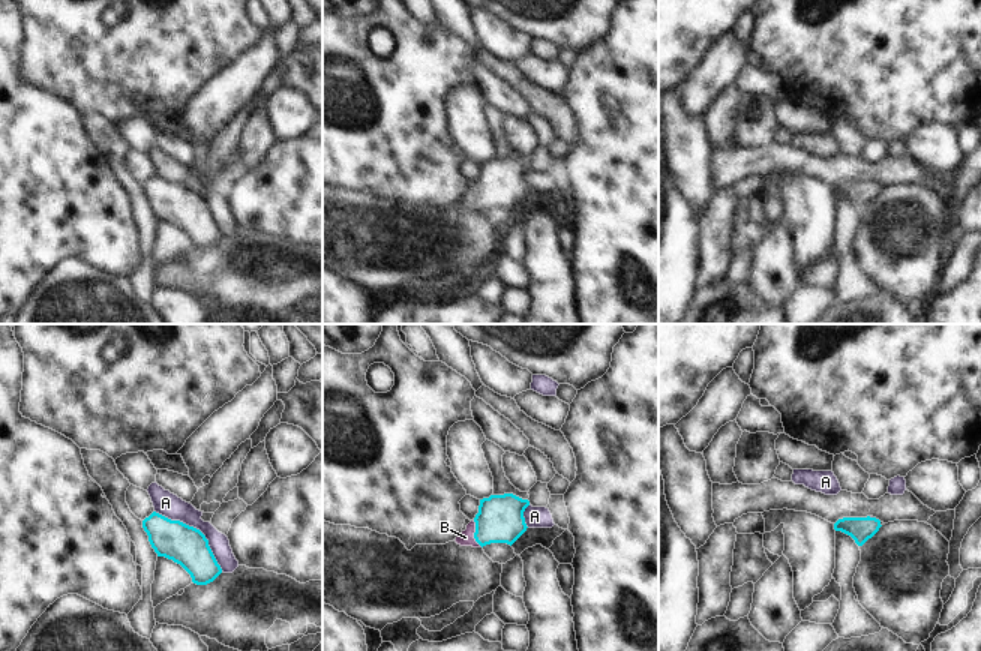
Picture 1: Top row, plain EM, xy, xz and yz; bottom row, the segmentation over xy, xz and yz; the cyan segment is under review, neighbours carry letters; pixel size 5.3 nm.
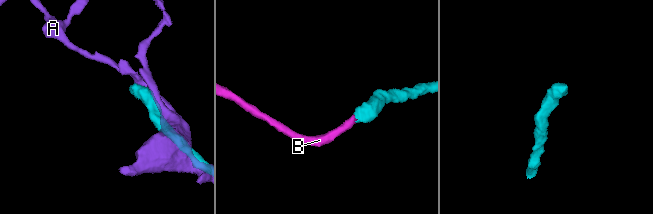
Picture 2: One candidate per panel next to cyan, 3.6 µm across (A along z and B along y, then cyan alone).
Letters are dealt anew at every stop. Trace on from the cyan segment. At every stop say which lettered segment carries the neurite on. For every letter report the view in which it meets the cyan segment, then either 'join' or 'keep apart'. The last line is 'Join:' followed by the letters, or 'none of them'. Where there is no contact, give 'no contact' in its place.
A: xy | keep apart
B: xz | join
Join: B

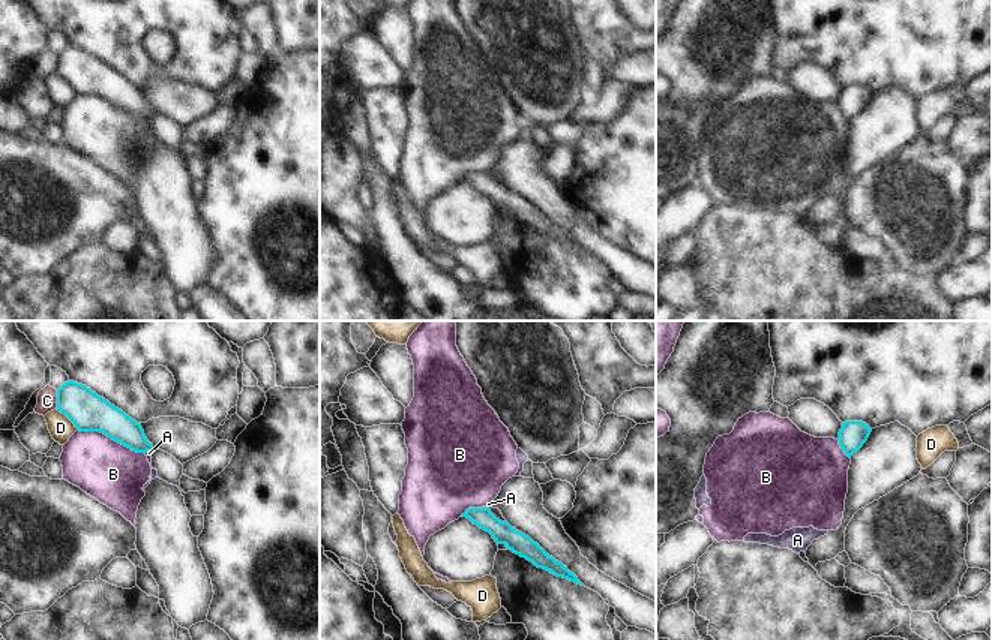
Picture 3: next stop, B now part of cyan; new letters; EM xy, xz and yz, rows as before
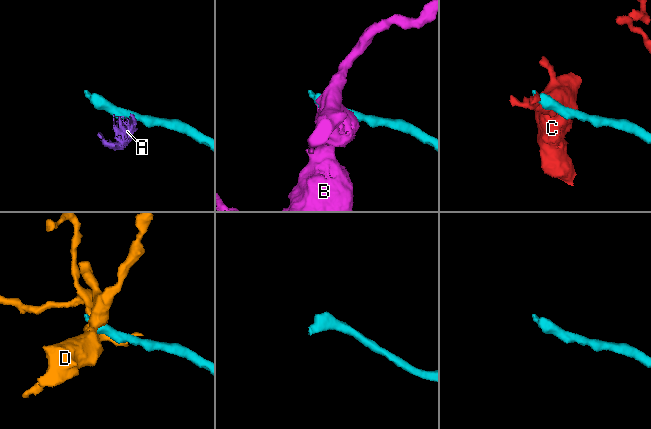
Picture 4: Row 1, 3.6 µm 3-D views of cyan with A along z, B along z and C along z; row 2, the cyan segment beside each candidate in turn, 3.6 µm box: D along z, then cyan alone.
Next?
A: xy | keep apart
B: xy | keep apart
C: xy | keep apart
D: xy | keep apart
Join: none of them

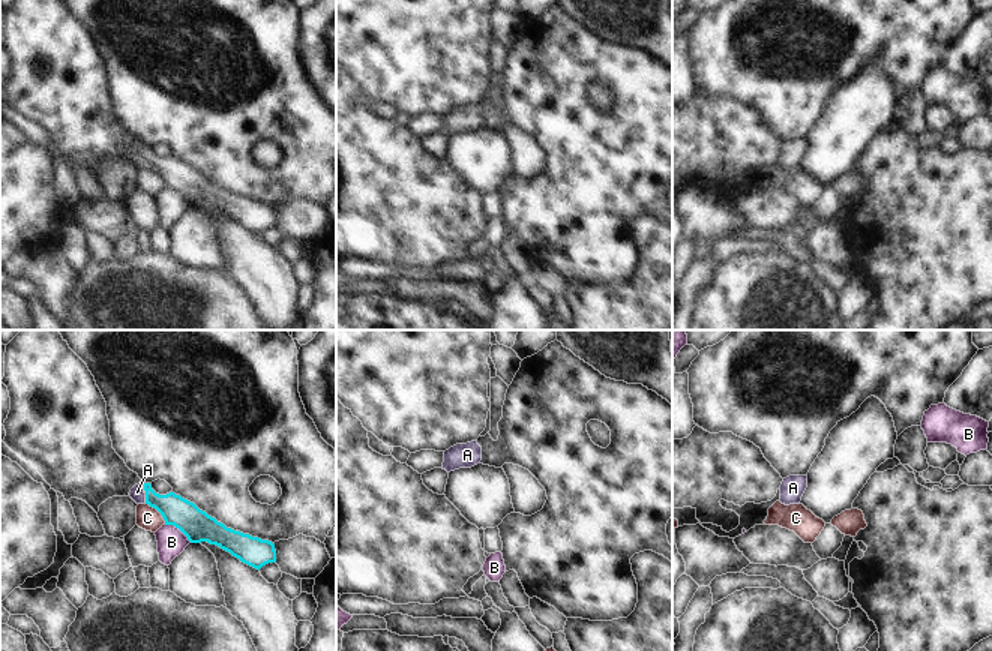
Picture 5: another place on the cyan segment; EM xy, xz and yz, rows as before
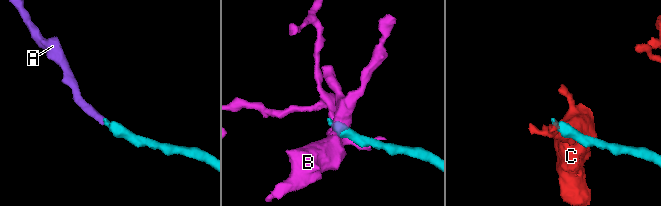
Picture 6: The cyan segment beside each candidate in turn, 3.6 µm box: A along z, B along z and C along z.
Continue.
A: xy | join
B: xy | keep apart
C: xy | keep apart
Join: A

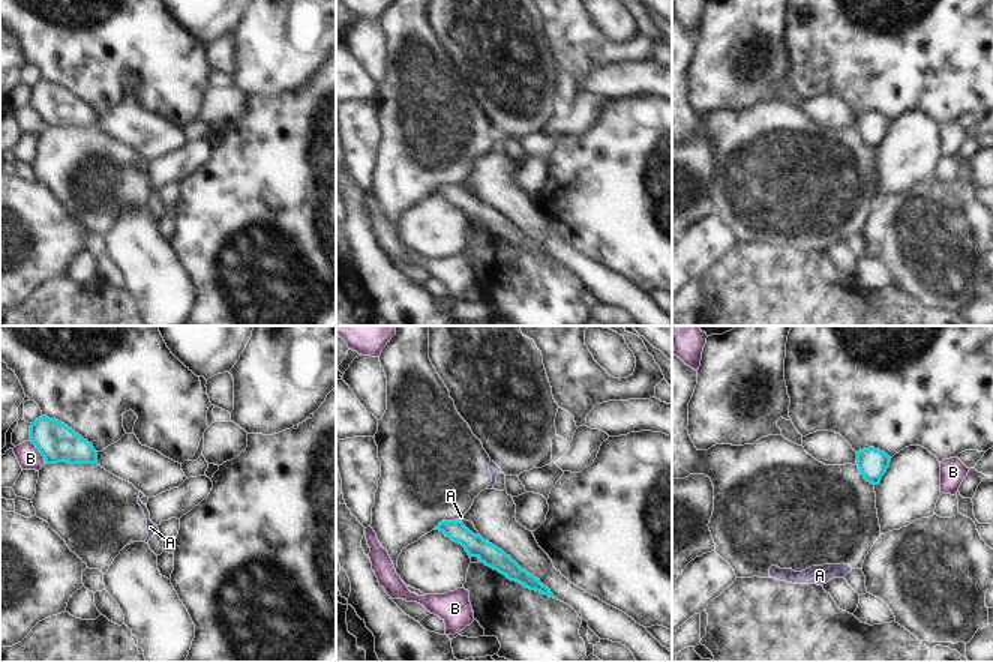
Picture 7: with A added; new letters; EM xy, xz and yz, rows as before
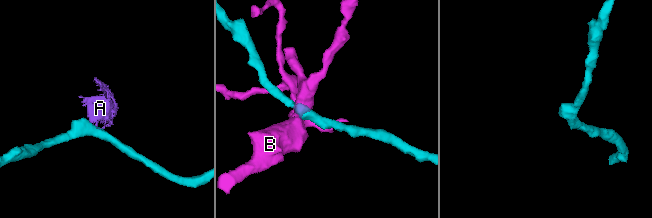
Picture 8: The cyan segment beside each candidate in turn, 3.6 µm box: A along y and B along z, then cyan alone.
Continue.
A: xz | keep apart
B: xy | keep apart
Join: none of them

